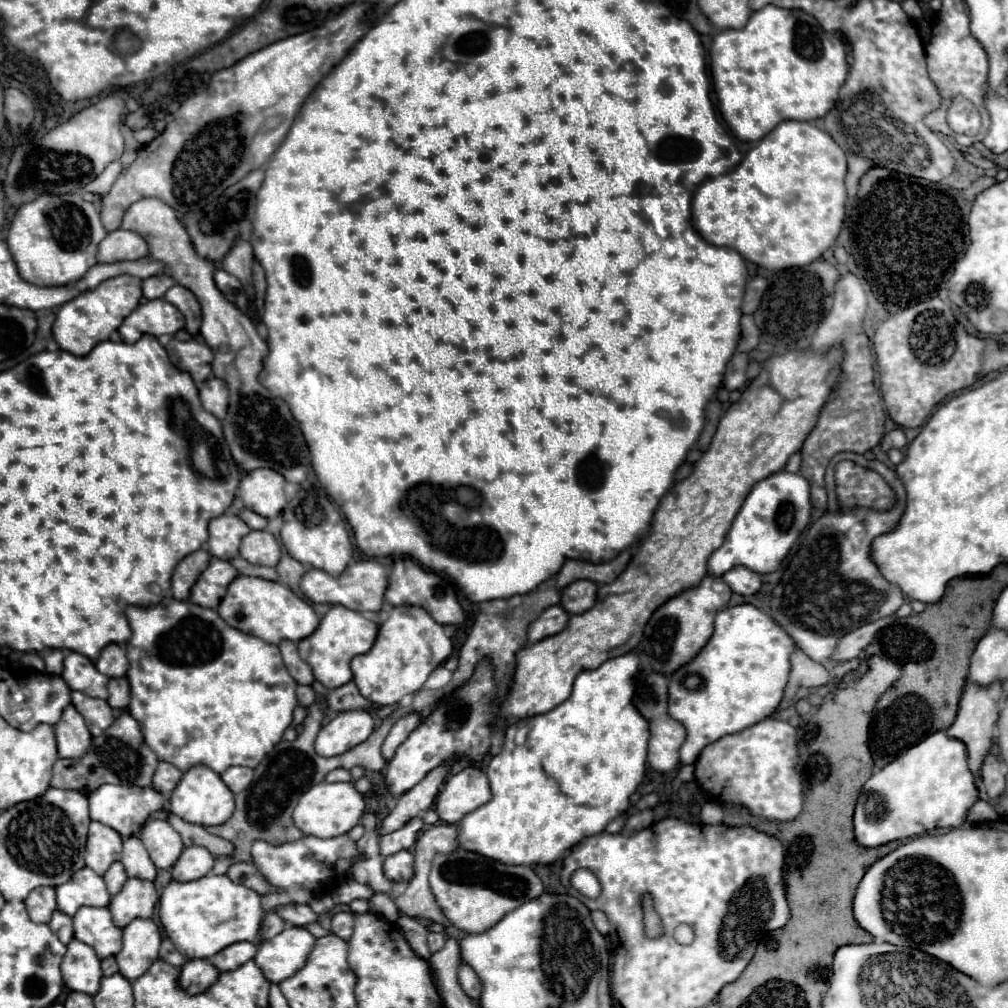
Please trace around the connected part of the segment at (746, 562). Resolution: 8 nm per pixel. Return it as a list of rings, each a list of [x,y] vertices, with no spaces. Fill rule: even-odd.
[[[778,471],[762,481],[758,481],[748,493],[744,505],[740,507],[724,543],[712,553],[708,561],[708,575],[722,577],[734,567],[748,567],[756,573],[772,573],[778,569],[782,559],[788,555],[800,533],[810,523],[810,487],[808,481],[798,473]]]

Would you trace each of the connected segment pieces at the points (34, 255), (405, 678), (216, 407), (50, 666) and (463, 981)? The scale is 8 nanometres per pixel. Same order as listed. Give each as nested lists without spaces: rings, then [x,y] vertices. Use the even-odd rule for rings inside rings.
[[[42,193],[34,201],[22,205],[6,237],[22,277],[34,285],[66,285],[74,283],[96,263],[96,245],[106,237],[98,209],[84,201],[78,193],[50,195]]]
[[[404,605],[404,607],[394,607],[386,619],[384,619],[384,611],[378,613],[380,615],[380,631],[376,637],[374,647],[370,649],[370,653],[358,655],[352,659],[350,667],[354,673],[354,683],[358,685],[358,691],[364,699],[378,703],[378,705],[394,705],[398,703],[406,693],[416,693],[420,691],[420,687],[426,683],[426,679],[430,677],[430,673],[440,667],[452,653],[452,641],[446,637],[444,627],[440,623],[436,623],[422,607],[412,607],[412,605]]]
[[[208,377],[202,385],[200,385],[200,401],[202,407],[208,413],[214,413],[214,417],[222,419],[226,417],[226,405],[228,405],[228,389],[226,389],[226,381],[218,379],[218,377]]]
[[[48,651],[46,653],[46,673],[60,675],[63,669],[64,653],[62,651]]]
[[[466,963],[460,965],[458,981],[460,981],[462,991],[464,991],[470,999],[478,999],[478,997],[480,997],[480,993],[482,993],[482,985],[480,985],[476,973],[470,969],[470,965],[466,965]]]

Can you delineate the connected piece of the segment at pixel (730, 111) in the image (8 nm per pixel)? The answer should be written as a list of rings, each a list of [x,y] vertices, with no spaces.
[[[774,5],[754,11],[744,29],[722,31],[714,37],[710,47],[710,71],[718,97],[718,109],[740,141],[760,141],[780,121],[814,121],[824,117],[834,107],[838,91],[848,77],[848,69],[842,45],[838,47],[832,43],[818,25],[808,23],[808,17]]]

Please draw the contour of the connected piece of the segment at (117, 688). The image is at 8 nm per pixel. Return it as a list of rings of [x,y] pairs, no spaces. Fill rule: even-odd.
[[[120,677],[120,679],[110,679],[108,683],[108,705],[116,711],[122,711],[128,707],[128,701],[130,701],[130,685],[128,685],[128,679],[126,677]]]

